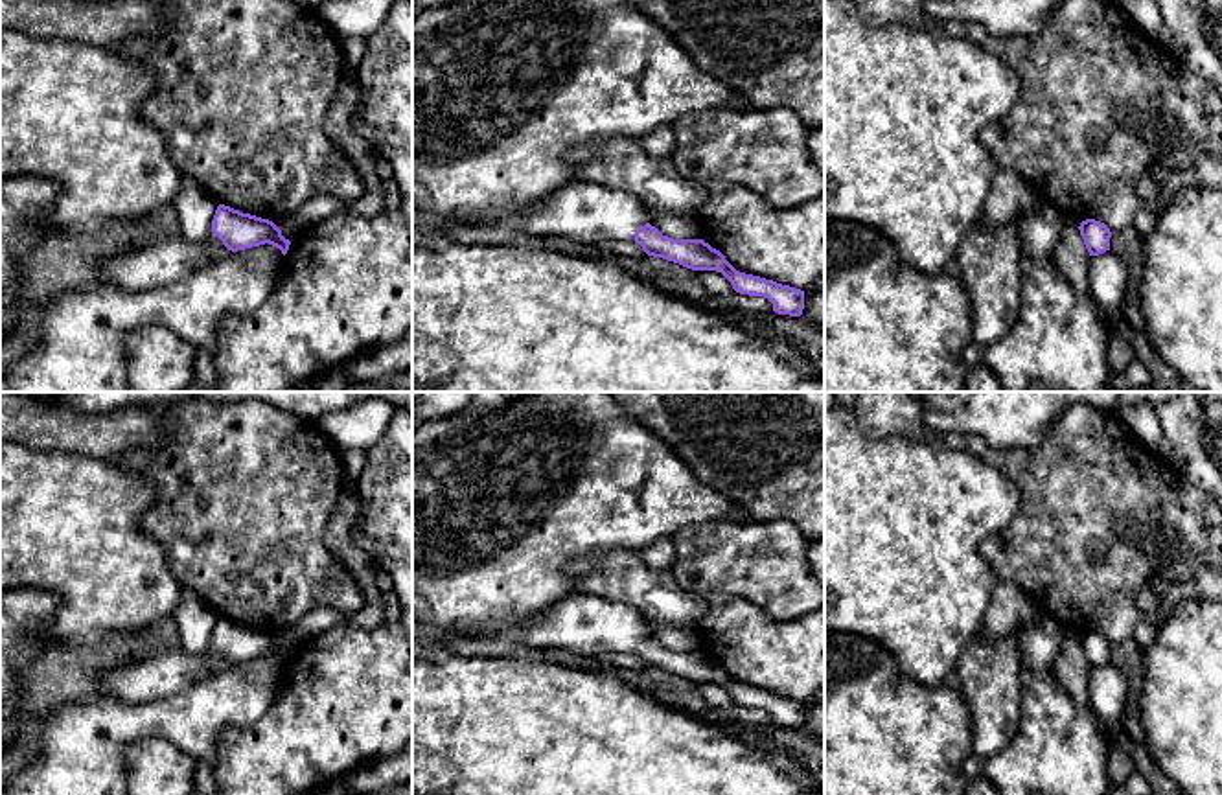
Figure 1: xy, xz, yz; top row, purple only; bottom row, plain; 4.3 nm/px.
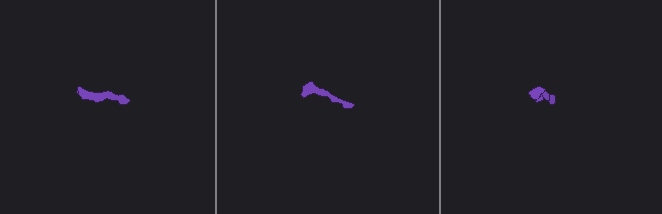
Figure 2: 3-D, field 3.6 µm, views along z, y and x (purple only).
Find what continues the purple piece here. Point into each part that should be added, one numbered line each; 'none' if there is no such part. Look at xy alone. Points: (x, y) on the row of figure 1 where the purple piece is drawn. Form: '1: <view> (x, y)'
1: xy (153, 265)

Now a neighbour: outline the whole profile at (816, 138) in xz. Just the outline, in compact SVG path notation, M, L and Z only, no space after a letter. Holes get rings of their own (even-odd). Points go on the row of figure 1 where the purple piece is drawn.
M824 125L810 131L808 134L808 153L812 164L824 173Z

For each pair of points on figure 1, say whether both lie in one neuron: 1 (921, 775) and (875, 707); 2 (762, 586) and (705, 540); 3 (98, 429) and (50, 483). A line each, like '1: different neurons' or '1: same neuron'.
1: same neuron
2: same neuron
3: different neurons

